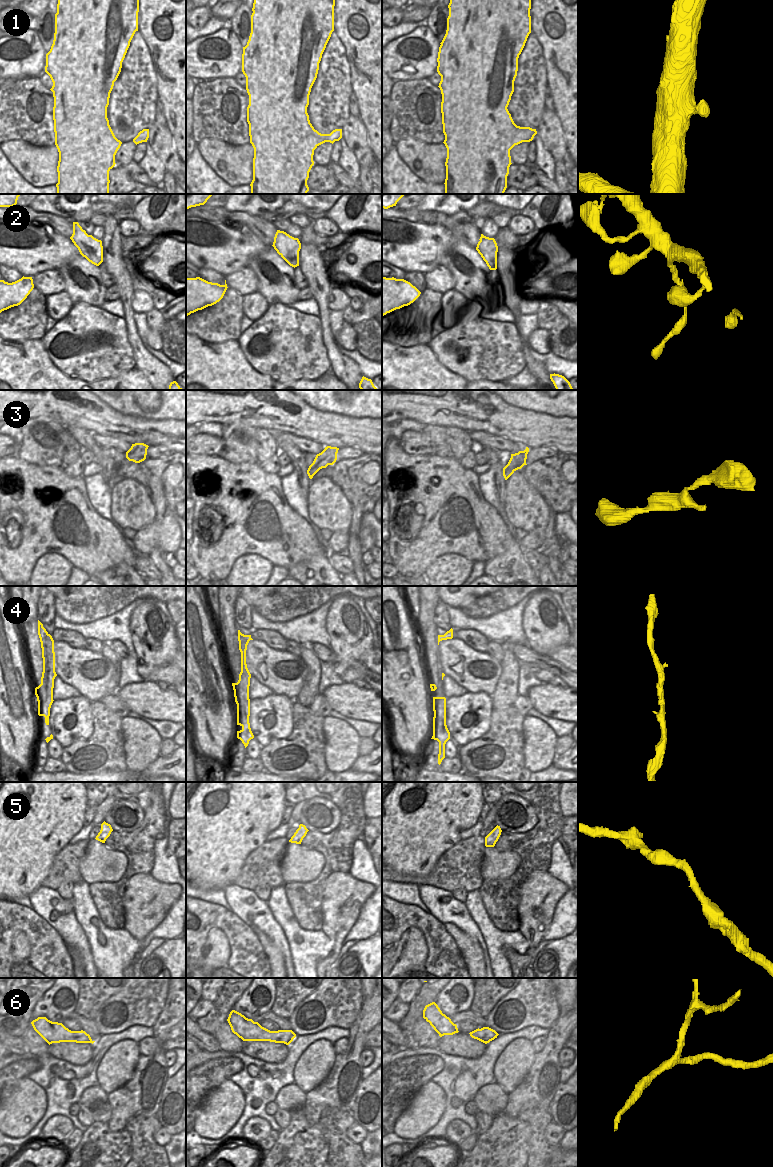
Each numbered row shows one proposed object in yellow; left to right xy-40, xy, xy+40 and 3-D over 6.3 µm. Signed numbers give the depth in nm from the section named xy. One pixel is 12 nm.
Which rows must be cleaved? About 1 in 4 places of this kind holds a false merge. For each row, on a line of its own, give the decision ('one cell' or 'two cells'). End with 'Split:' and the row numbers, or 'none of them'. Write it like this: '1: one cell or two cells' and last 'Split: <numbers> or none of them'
1: one cell
2: two cells
3: one cell
4: one cell
5: one cell
6: one cell
Split: 2

